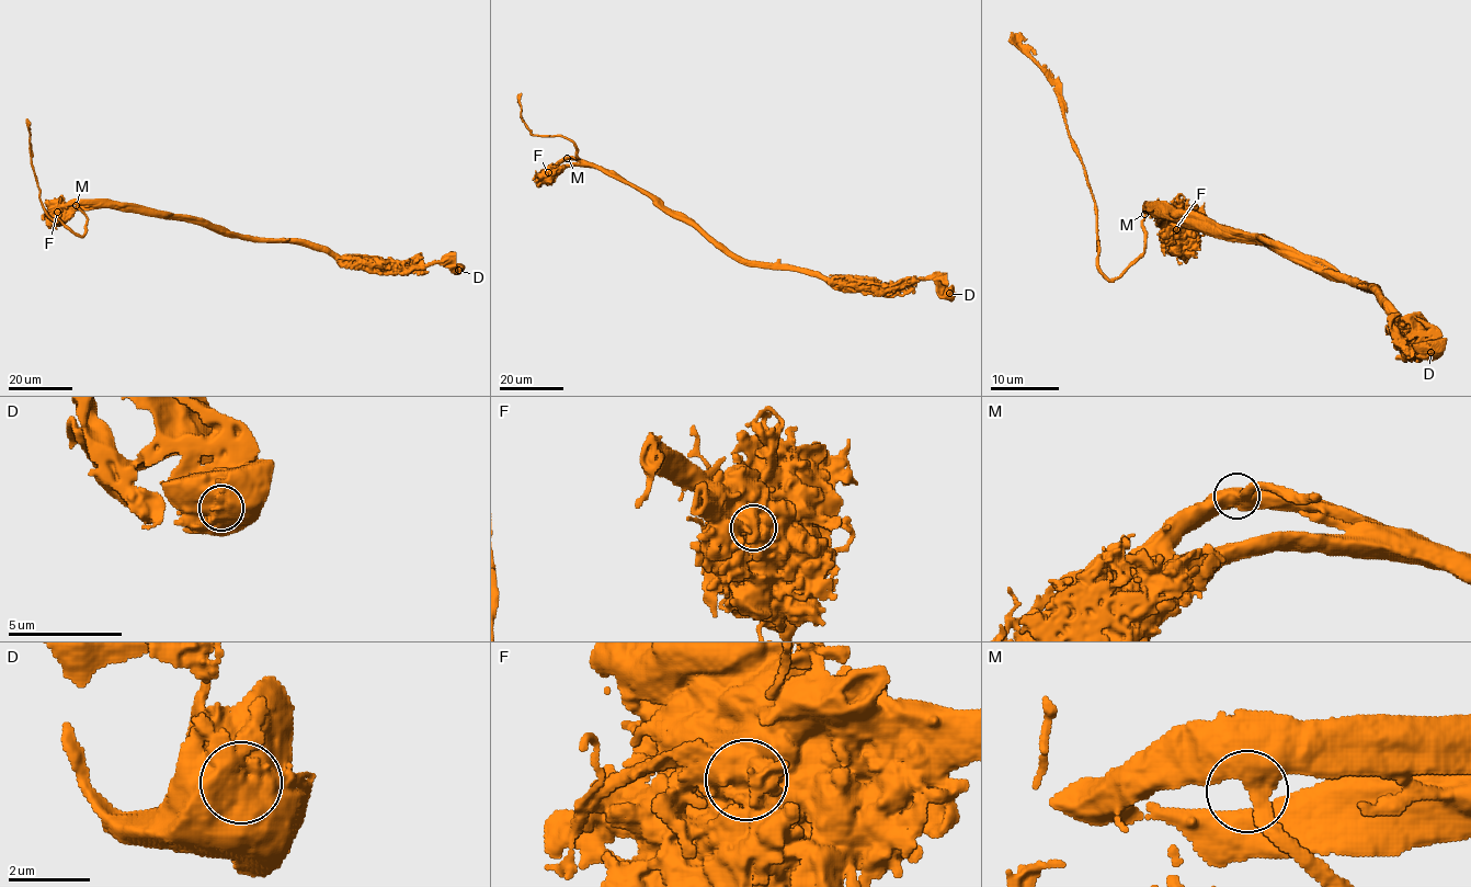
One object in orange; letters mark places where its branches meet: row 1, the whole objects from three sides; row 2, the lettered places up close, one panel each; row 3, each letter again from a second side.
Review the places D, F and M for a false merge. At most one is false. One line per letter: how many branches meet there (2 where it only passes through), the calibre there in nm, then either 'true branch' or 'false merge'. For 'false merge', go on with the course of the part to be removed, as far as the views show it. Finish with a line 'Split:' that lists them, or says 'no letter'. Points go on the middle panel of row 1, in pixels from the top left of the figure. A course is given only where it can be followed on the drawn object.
D: 1 | 1250 nm | true branch
F: 1 | 1650 nm | false merge | (548, 172), (566, 159), (614, 171), (682, 213), (747, 263), (881, 292), (902, 288), (910, 280)
M: 2 | 550 nm | true branch
Split: F

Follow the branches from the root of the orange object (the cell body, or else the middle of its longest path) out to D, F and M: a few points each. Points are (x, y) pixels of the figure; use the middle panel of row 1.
D: (672, 217), (696, 223), (748, 260), (871, 285), (935, 279), (949, 293)
F: (672, 217), (646, 194), (596, 168), (557, 166), (548, 172)
M: (672, 217), (630, 185), (579, 159), (567, 158)

